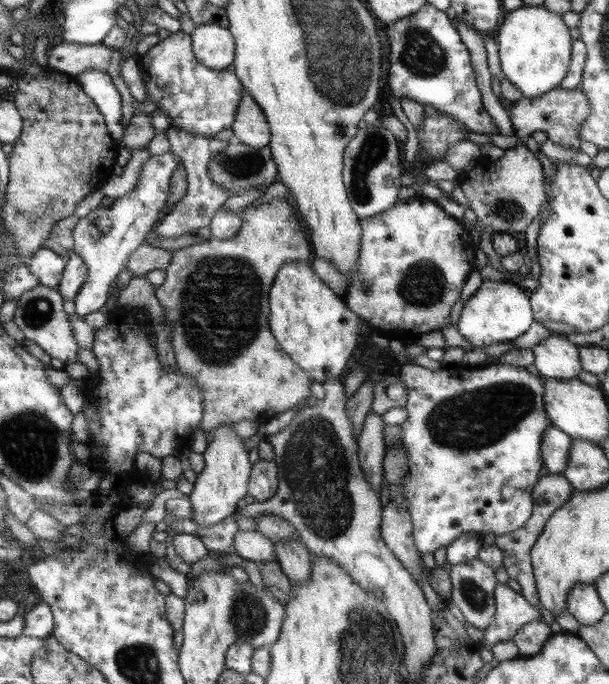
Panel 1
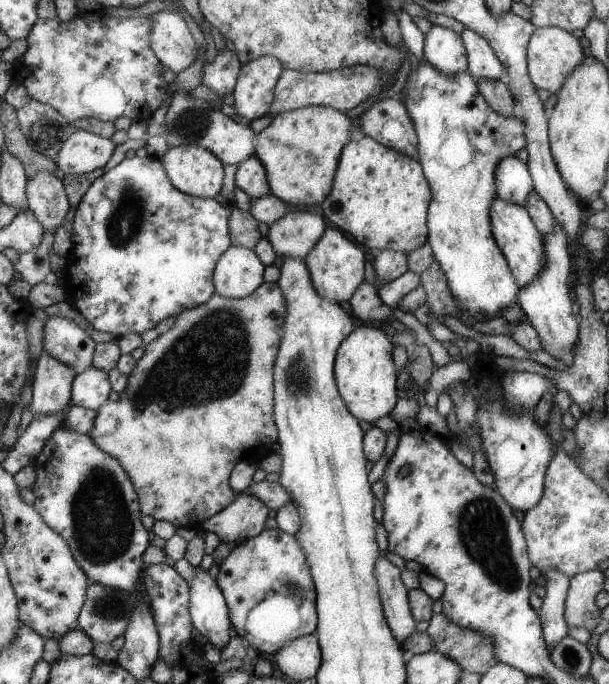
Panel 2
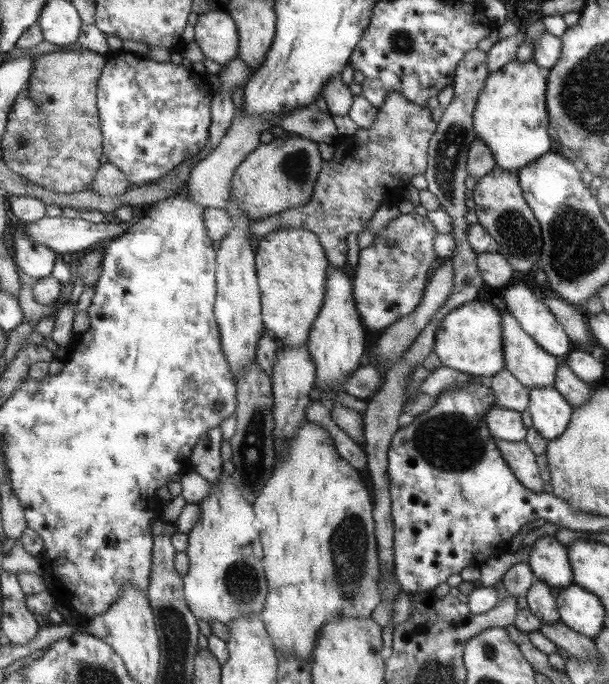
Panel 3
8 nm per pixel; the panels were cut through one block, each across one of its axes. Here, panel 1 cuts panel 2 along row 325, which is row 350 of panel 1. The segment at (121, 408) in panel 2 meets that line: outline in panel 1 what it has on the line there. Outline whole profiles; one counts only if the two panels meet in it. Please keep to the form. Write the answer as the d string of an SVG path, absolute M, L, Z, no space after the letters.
M273 198L269 202L258 203L257 205L248 205L242 210L239 215L242 220L239 231L235 233L235 236L230 239L215 239L210 237L205 241L194 245L188 245L187 247L174 250L171 255L171 260L165 268L165 276L163 282L154 288L155 297L159 302L162 310L164 310L164 324L168 326L170 331L169 337L171 347L173 348L173 357L175 357L175 369L178 372L182 372L188 380L194 380L201 391L201 397L203 397L203 416L201 422L199 422L199 428L201 432L210 431L217 427L219 423L223 421L238 422L239 420L253 420L262 426L267 420L279 414L285 412L291 408L296 409L296 412L305 408L303 403L309 396L309 380L305 378L305 374L301 372L301 368L297 363L294 363L292 359L279 348L279 344L274 340L271 332L268 328L268 317L270 314L268 308L268 294L271 290L271 285L274 282L274 278L278 274L278 269L283 265L291 261L305 260L309 254L311 254L311 246L301 230L301 224L291 208L291 204L287 200L281 198Z

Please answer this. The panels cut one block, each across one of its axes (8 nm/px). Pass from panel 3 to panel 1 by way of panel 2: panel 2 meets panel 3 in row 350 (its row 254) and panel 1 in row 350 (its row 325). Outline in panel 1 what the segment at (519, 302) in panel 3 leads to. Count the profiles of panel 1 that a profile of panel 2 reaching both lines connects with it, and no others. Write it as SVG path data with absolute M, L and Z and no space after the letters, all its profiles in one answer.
M549 336L545 340L541 340L536 346L531 348L533 352L533 363L532 365L539 372L539 377L542 379L549 380L571 380L577 378L579 370L582 366L579 366L580 358L577 358L577 348L575 344L567 342L564 338L559 338L559 336Z

